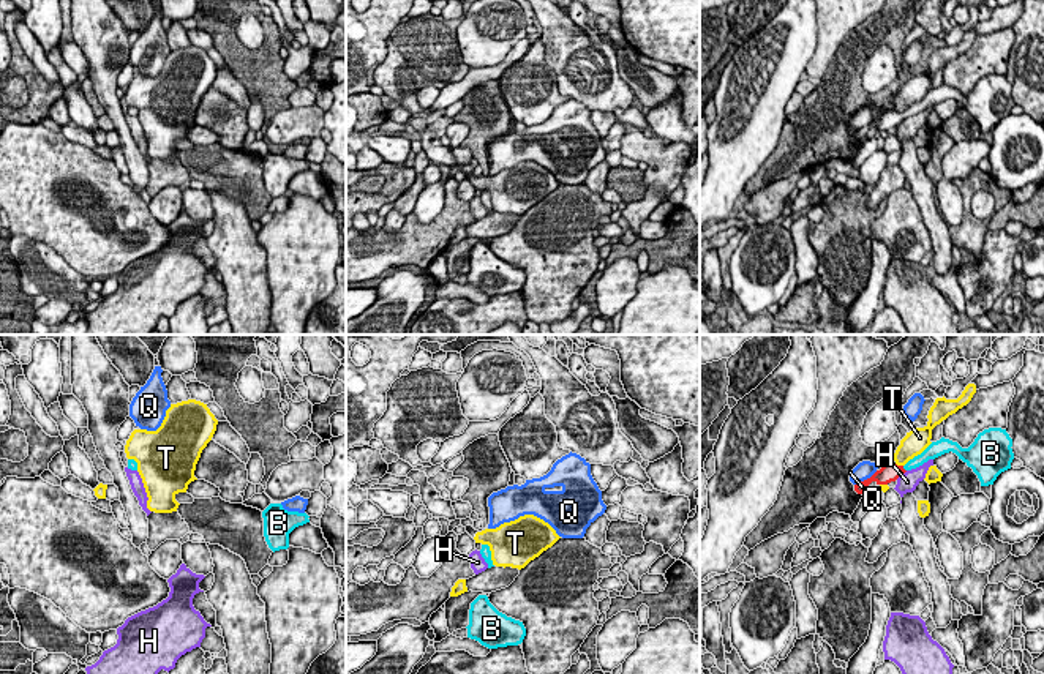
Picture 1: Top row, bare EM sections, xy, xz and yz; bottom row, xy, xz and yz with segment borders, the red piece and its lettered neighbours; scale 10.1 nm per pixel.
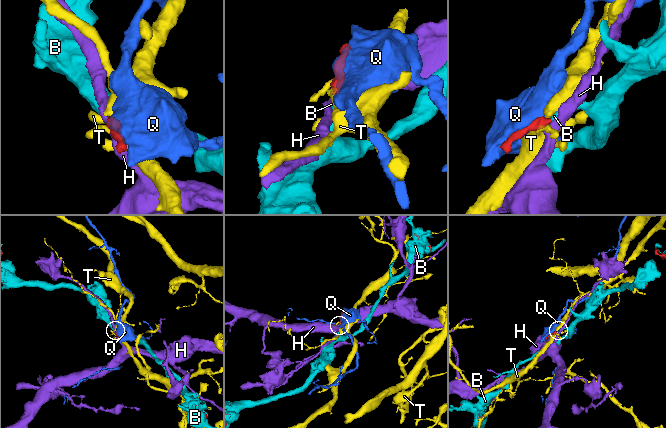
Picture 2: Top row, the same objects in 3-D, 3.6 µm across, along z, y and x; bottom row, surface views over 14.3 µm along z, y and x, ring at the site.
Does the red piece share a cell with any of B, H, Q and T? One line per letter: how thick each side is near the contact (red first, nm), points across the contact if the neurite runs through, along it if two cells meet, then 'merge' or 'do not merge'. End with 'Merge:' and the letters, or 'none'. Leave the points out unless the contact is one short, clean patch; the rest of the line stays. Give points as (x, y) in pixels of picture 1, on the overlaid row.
B: 190/120 nm | merge
H: 190/200 nm | along yz (907, 471), (896, 479) | do not merge
Q: 190/180 nm | do not merge
T: 190/240 nm | along yz (894, 463), (902, 466) | do not merge
Merge: B

